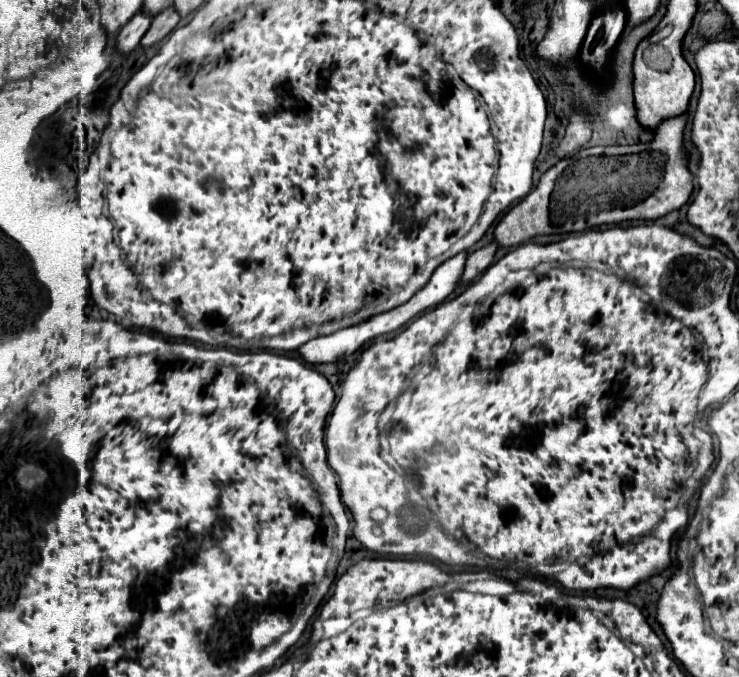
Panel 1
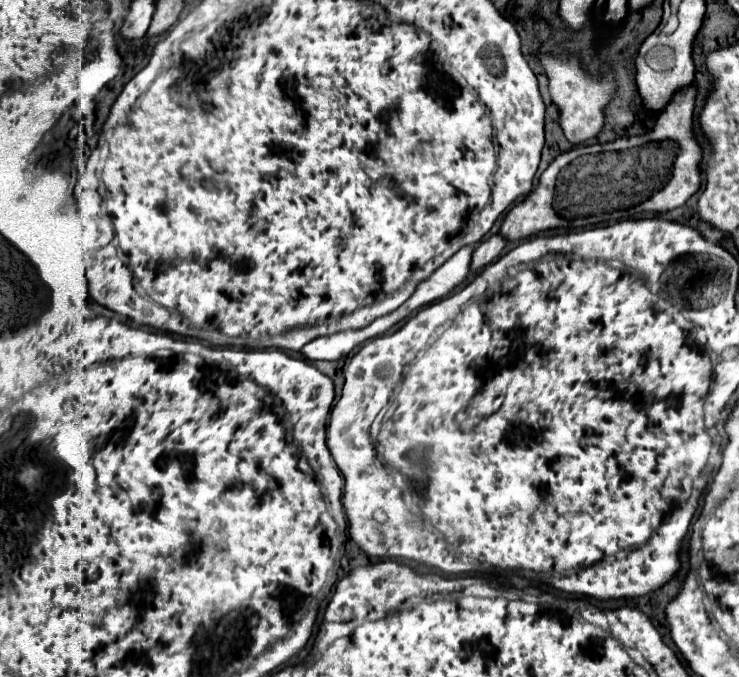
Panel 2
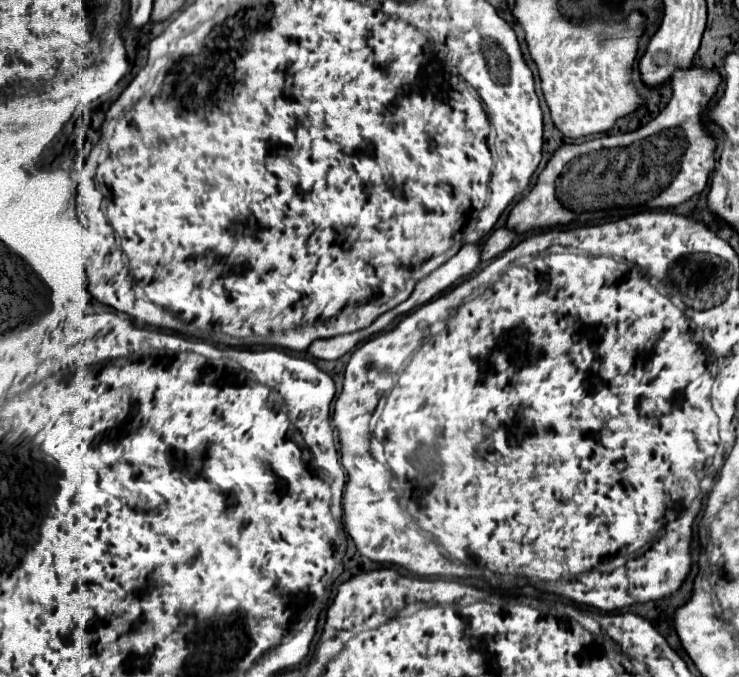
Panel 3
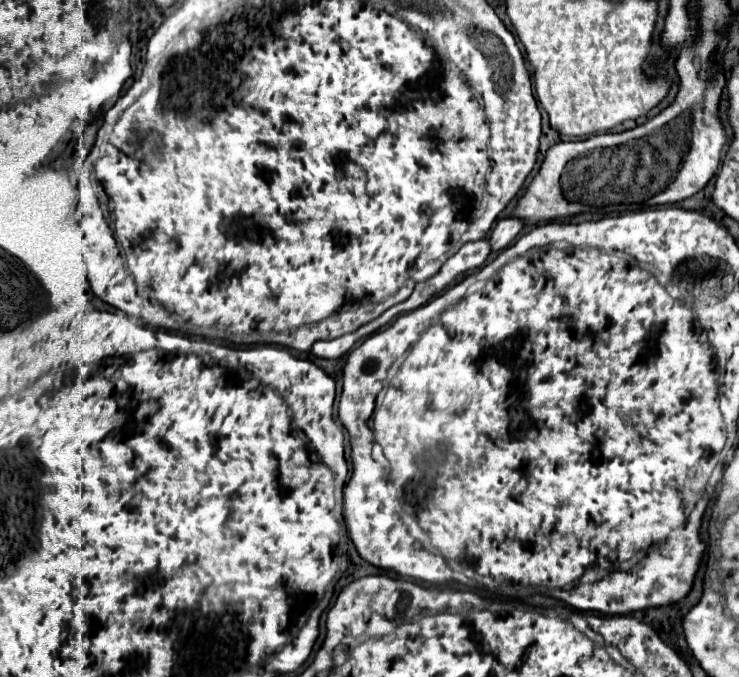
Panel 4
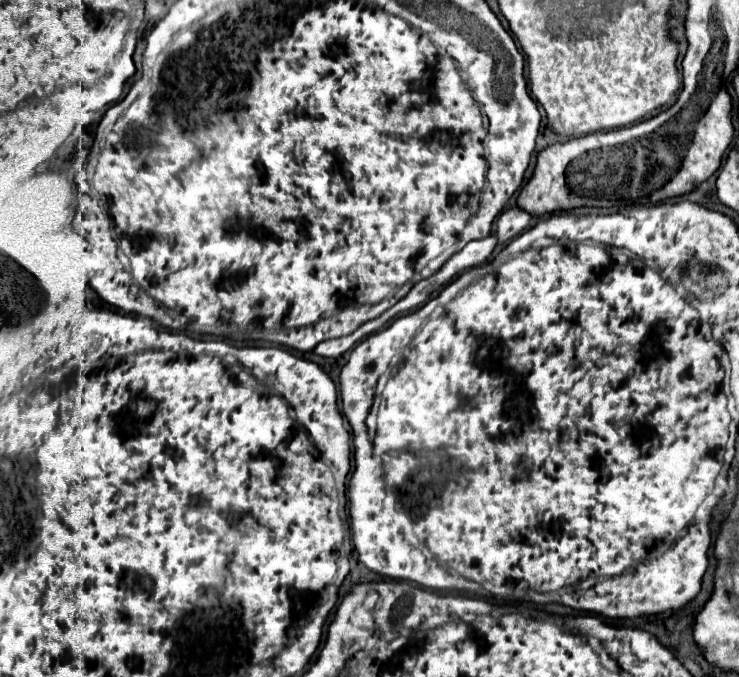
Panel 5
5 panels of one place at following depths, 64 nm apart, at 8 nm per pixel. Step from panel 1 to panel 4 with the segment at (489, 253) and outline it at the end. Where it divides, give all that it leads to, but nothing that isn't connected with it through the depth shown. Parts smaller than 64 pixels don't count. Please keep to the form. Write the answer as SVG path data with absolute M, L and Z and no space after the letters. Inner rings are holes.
M504 218L496 224L496 228L492 230L488 242L490 242L490 248L492 252L500 252L504 248L508 248L516 236L520 234L520 230L524 230L524 222L522 220L516 220L516 218Z

